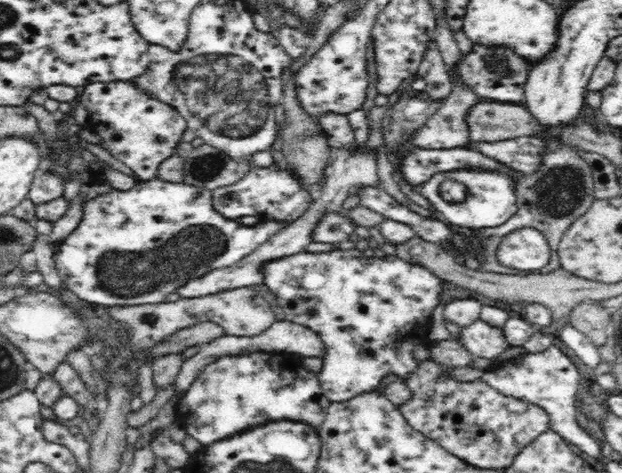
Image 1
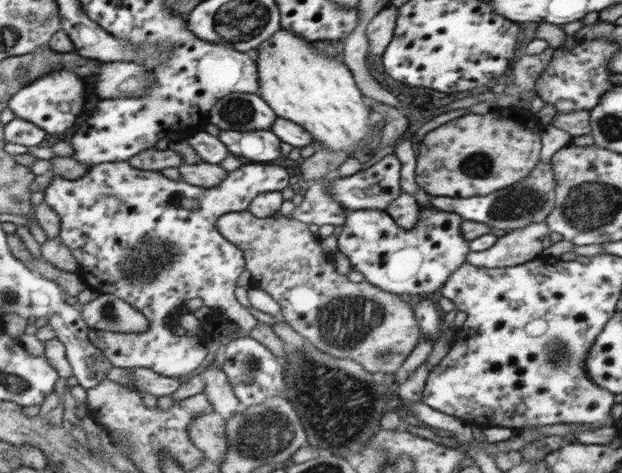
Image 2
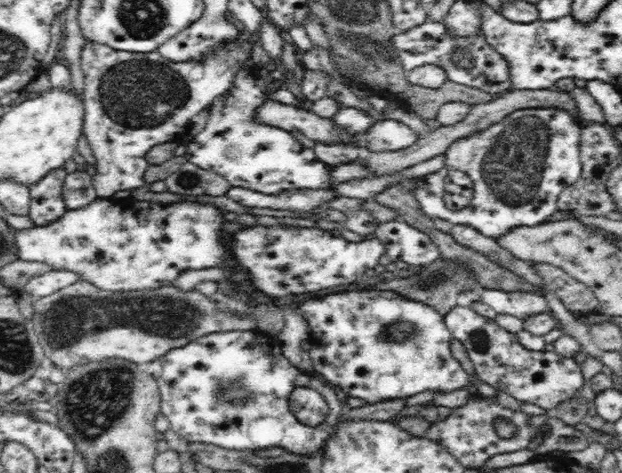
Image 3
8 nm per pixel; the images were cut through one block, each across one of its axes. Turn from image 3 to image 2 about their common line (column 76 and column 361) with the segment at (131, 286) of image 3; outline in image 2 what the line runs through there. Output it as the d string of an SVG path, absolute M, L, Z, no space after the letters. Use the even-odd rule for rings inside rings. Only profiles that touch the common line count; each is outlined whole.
M433 207L419 209L419 219L412 230L402 230L385 210L360 209L350 211L338 236L338 251L345 254L354 270L361 272L366 281L392 294L412 294L428 297L438 292L442 285L456 272L463 262L467 262L469 242L464 240L460 226L463 218L453 212L441 211Z

